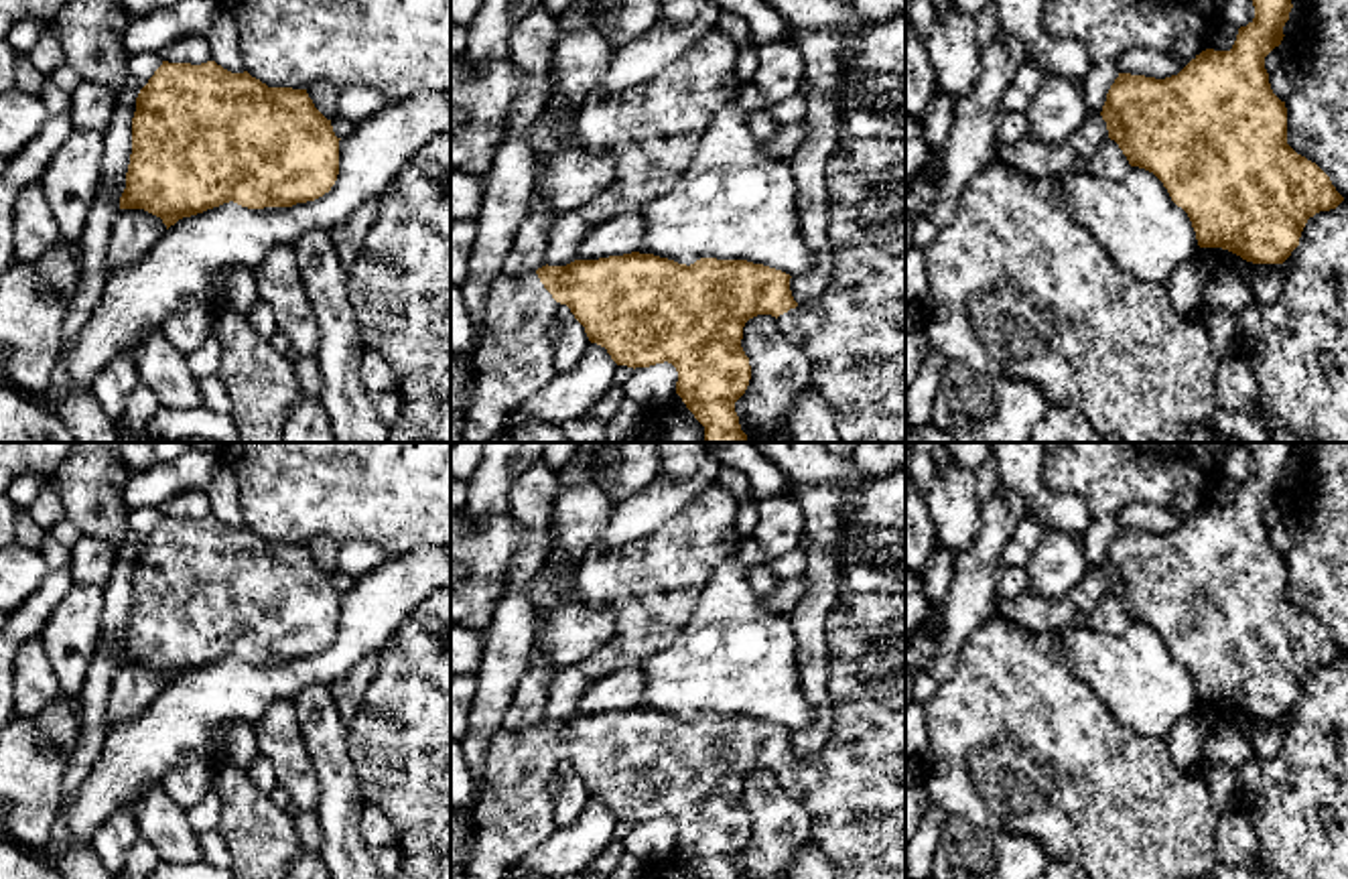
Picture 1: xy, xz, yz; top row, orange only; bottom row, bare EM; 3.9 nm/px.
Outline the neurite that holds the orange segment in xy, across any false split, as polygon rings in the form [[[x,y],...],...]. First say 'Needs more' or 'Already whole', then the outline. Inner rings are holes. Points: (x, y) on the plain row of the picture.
Already whole. [[[162,516],[136,552],[120,664],[144,664],[168,684],[229,656],[248,664],[315,656],[337,635],[339,595],[307,544],[268,542],[248,526],[231,528],[215,516]]]

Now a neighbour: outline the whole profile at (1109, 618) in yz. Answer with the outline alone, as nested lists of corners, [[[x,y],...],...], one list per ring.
[[[1104,593],[1088,619],[1088,627],[1104,635],[1123,635],[1131,625],[1131,619],[1119,599]]]

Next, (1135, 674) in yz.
[[[1131,621],[1123,635],[1104,635],[1088,625],[1050,635],[1113,717],[1145,737],[1165,739],[1200,704],[1188,668],[1145,623]]]

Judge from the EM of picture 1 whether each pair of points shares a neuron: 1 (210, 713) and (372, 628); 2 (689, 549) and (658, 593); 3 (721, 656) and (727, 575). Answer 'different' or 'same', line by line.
1: same
2: same
3: same

